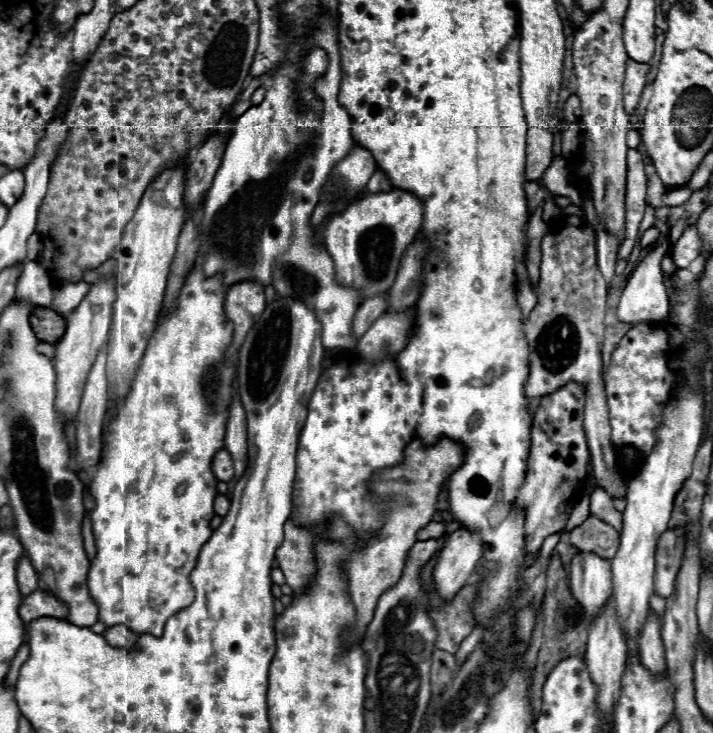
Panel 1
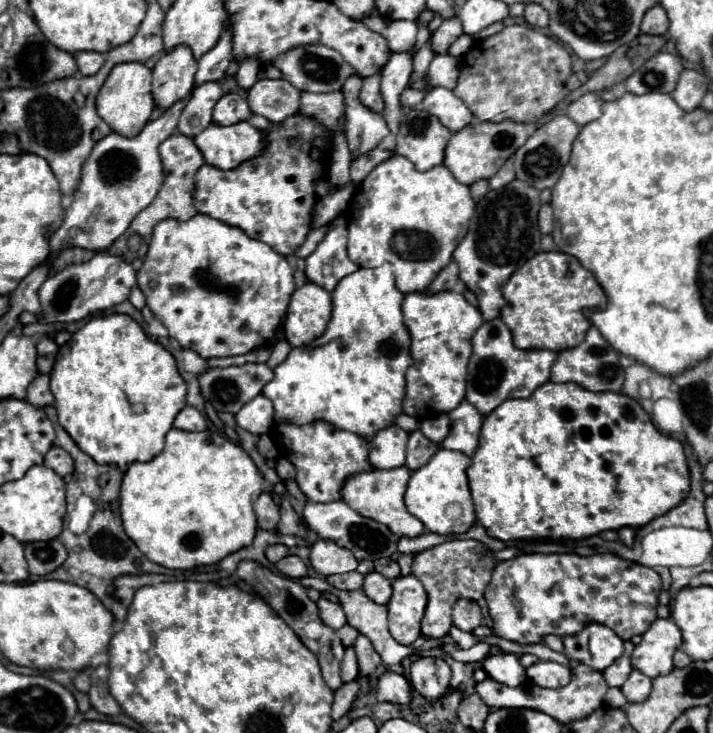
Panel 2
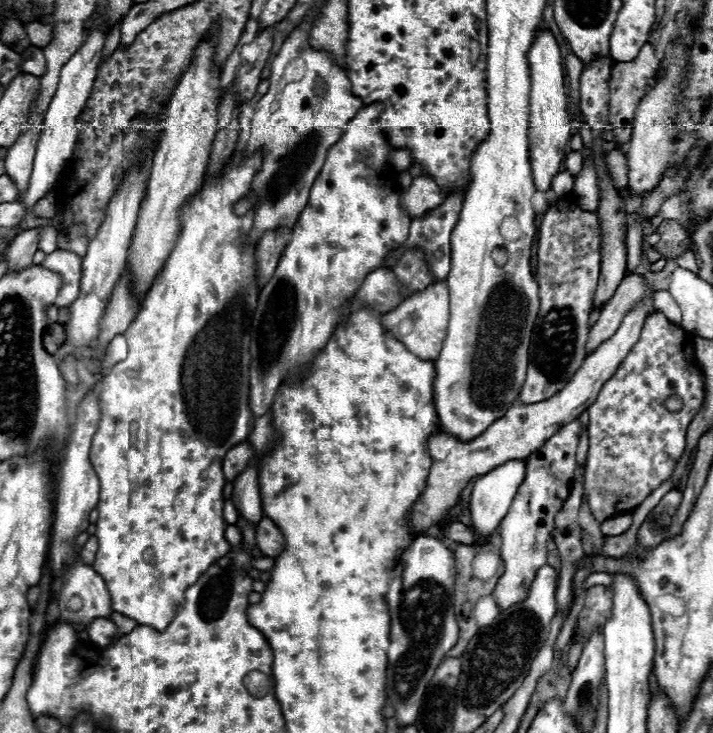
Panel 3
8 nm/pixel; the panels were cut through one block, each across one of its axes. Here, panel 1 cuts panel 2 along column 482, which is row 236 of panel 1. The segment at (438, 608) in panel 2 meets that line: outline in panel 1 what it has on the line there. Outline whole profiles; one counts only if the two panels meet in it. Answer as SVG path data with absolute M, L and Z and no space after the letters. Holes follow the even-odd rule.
M582 226L550 230L542 238L542 266L538 284L538 304L526 318L526 338L530 346L530 376L526 396L546 396L570 380L586 386L584 430L592 456L592 474L600 488L612 498L626 498L628 482L618 472L616 454L610 442L608 404L602 382L602 344L606 316L606 280L596 260L596 236Z

